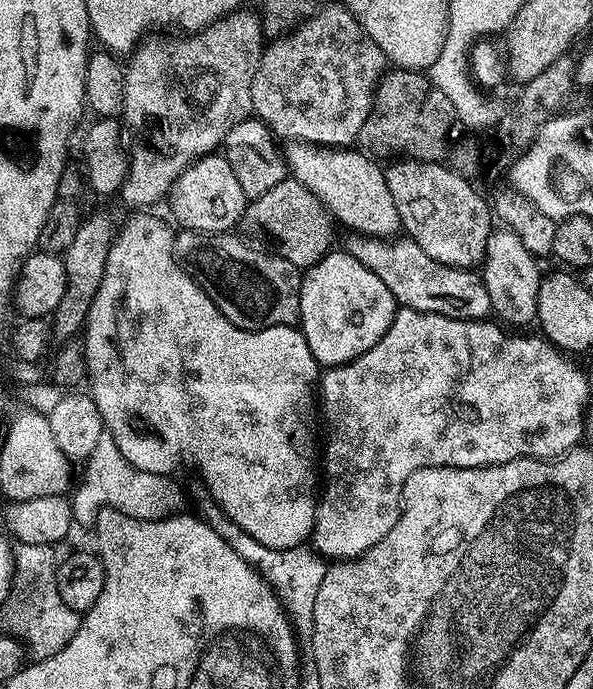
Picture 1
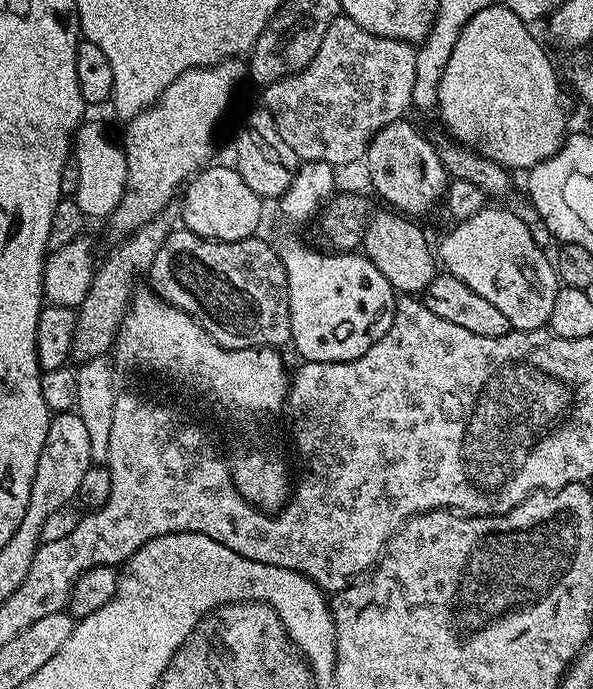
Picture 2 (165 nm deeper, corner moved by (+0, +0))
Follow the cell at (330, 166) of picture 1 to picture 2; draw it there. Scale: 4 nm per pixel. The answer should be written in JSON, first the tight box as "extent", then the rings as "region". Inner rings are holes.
{"extent":[363,210,438,294],"region":[[[395,210],[371,213],[368,225],[364,231],[363,255],[368,257],[382,278],[390,282],[392,289],[398,294],[420,294],[427,288],[428,283],[438,274],[438,260],[434,255],[434,248],[428,245],[424,232],[419,228],[415,219]]]}

